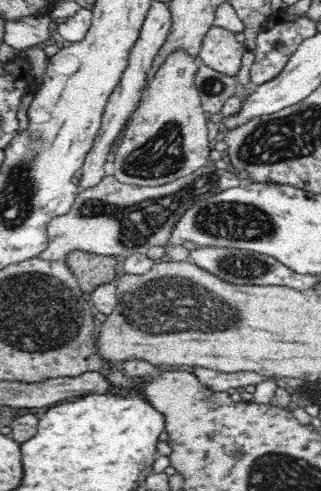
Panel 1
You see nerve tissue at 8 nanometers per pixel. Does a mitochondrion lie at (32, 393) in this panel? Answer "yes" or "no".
no

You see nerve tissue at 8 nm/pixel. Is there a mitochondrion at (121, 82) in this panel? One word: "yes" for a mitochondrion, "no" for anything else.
no

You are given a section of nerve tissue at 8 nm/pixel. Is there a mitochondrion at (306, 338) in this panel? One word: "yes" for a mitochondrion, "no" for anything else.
no

